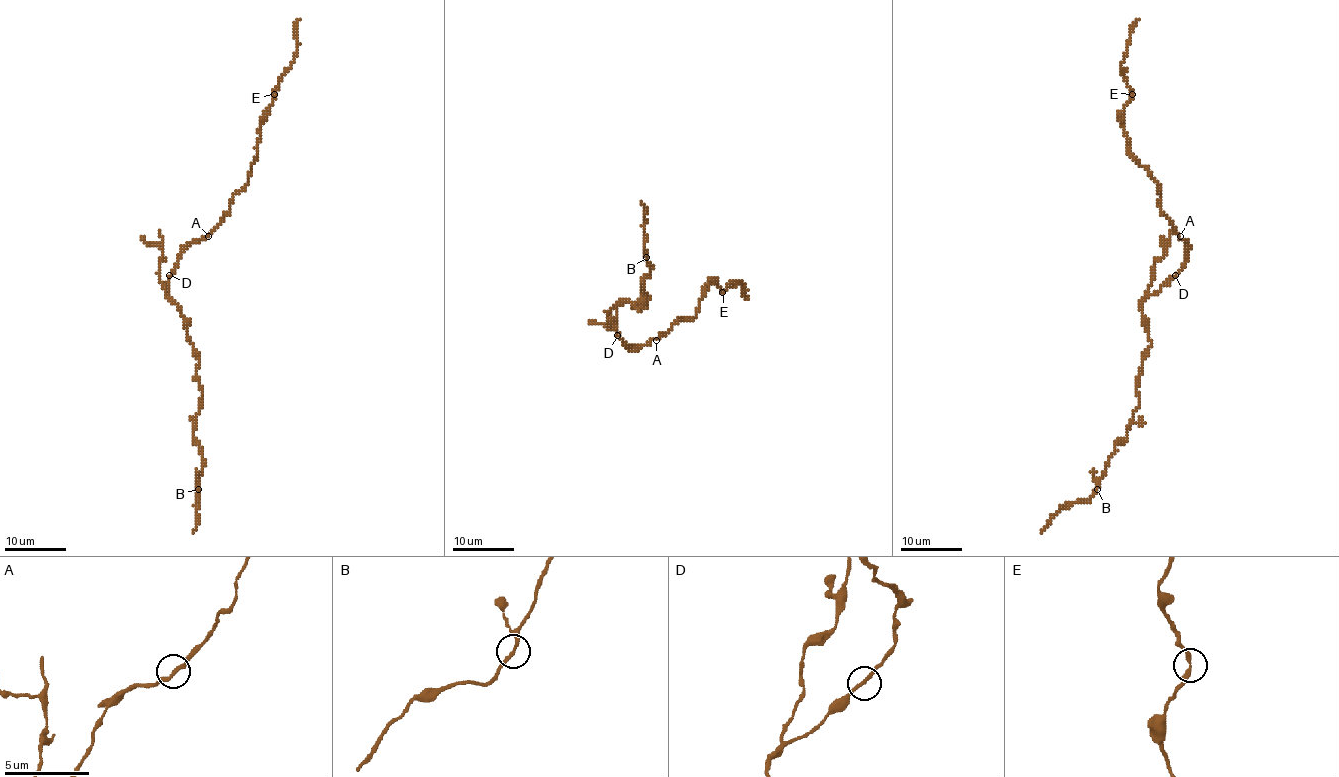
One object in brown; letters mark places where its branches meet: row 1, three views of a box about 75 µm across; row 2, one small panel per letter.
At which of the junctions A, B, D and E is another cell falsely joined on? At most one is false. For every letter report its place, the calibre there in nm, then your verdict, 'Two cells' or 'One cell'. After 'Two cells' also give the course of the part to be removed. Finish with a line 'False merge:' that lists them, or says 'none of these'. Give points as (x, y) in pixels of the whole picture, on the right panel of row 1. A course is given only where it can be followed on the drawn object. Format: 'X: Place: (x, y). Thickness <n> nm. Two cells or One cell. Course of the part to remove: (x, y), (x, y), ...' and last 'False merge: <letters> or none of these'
A: Place: (1180, 236). Thickness 220 nm. One cell
B: Place: (1097, 489). Thickness 200 nm. One cell
D: Place: (1175, 275). Thickness 200 nm. One cell
E: Place: (1132, 94). Thickness 220 nm. One cell
False merge: none of these

